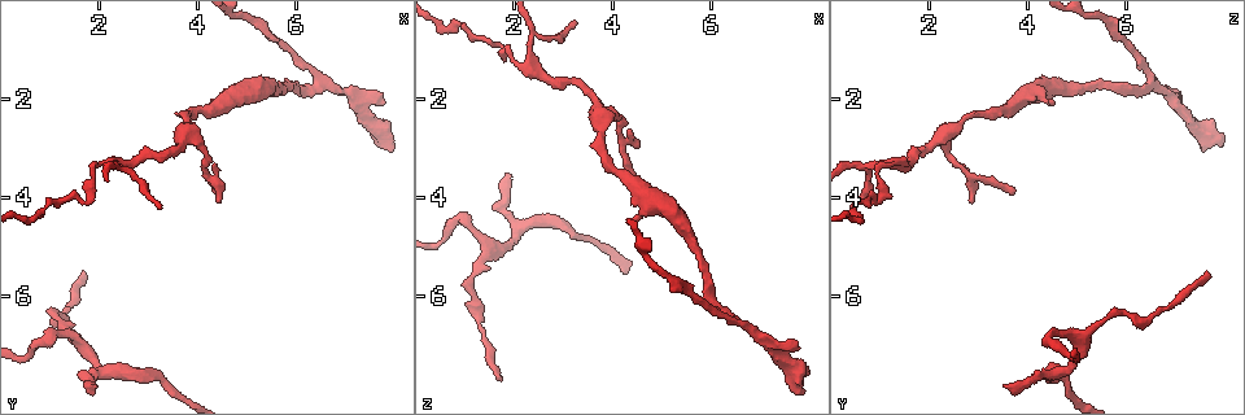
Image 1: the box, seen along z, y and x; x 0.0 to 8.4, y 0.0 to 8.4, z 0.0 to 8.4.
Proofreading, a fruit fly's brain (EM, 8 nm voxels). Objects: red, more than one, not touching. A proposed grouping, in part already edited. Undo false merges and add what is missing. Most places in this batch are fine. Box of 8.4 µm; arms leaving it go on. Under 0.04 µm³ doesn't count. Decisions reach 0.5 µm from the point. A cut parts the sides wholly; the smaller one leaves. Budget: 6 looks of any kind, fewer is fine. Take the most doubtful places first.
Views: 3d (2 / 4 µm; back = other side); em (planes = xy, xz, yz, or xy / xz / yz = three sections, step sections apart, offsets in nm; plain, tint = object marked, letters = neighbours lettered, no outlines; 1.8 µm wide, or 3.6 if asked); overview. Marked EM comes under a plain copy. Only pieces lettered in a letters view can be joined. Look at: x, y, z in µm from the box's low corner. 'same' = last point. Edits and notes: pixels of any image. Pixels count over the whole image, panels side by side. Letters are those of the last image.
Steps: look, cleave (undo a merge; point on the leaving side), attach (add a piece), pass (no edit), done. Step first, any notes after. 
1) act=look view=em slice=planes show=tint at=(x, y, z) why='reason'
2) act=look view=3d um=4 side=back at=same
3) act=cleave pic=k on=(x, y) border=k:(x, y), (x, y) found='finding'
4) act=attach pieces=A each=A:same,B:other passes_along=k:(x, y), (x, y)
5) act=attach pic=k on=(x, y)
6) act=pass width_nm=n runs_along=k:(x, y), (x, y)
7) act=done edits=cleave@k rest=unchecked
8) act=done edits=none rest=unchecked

act=look view=3d um=4 at=(1.95, 7.80, 3.55)

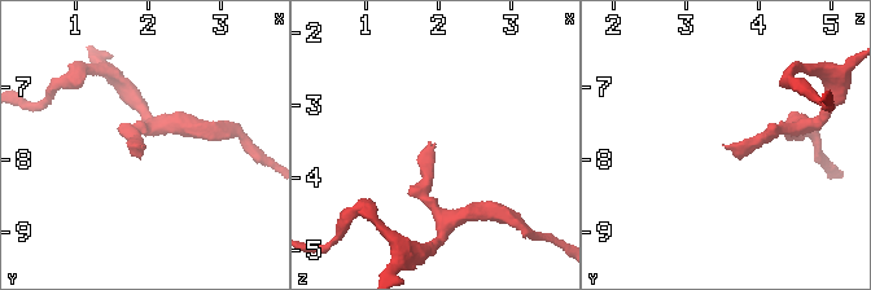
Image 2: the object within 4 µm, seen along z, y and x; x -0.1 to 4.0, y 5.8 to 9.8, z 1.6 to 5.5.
act=look view=em slice=planes show=letters at=(1.90, 7.80, 3.55) why='shape alone is not enough'

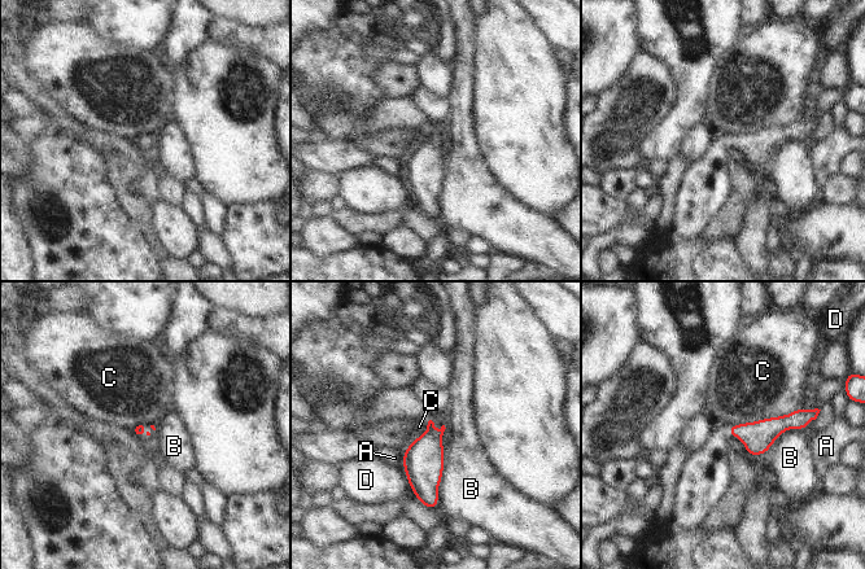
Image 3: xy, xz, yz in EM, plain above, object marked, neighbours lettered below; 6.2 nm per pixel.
act=pass each=A:other,B:other,C:other,D:other found='none of them fits'

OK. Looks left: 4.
act=look view=em slice=yz step=8 show=tint at=(6.35, 1.80, 6.40) why='two arms in line, one across'

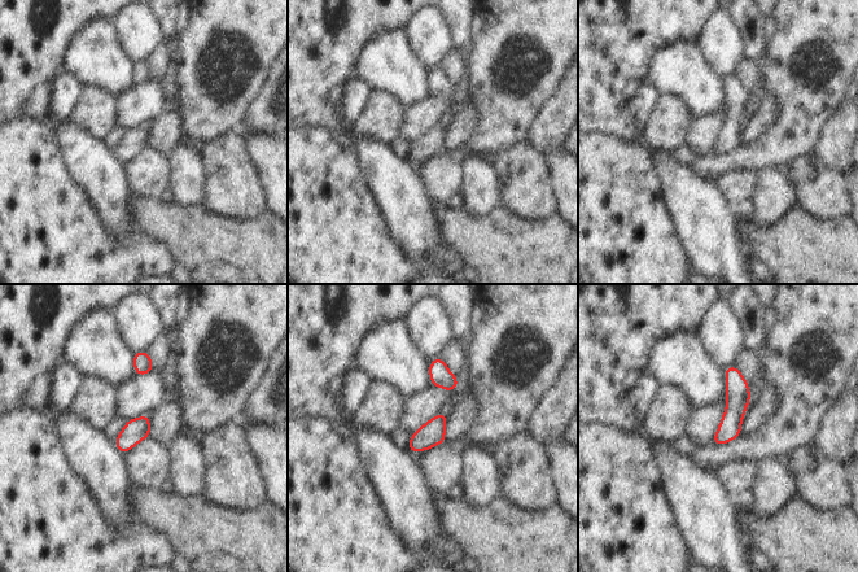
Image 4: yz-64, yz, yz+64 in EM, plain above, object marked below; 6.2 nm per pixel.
act=look view=em slice=planes show=letters at=same why='another direction'

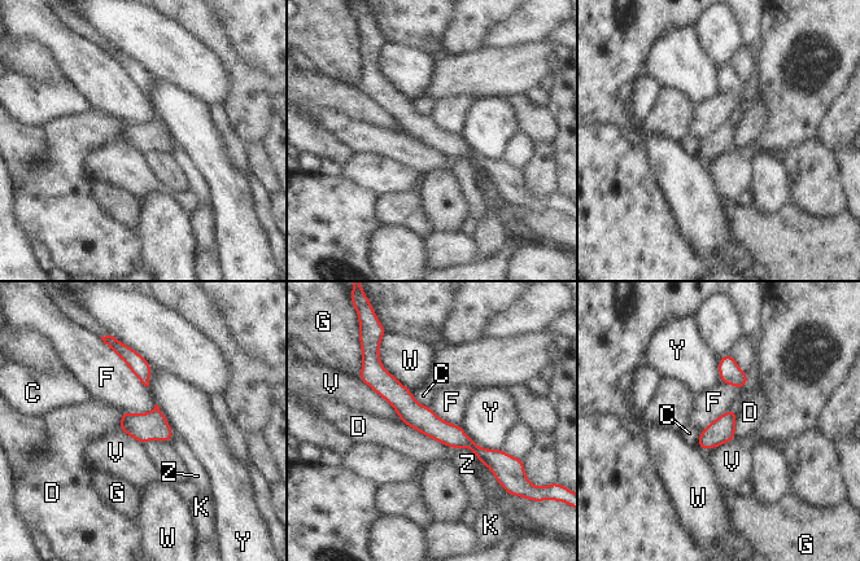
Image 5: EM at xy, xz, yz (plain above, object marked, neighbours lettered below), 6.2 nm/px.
act=pass width_nm=160 each=C:other,D:other,F:other,G:other,K:other,V:other,W:other,Y:other,Z:other border=5:(105, 343), (147, 388) found='continuous, no second neuron'

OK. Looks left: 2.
act=done edits=none rest=unchecked

